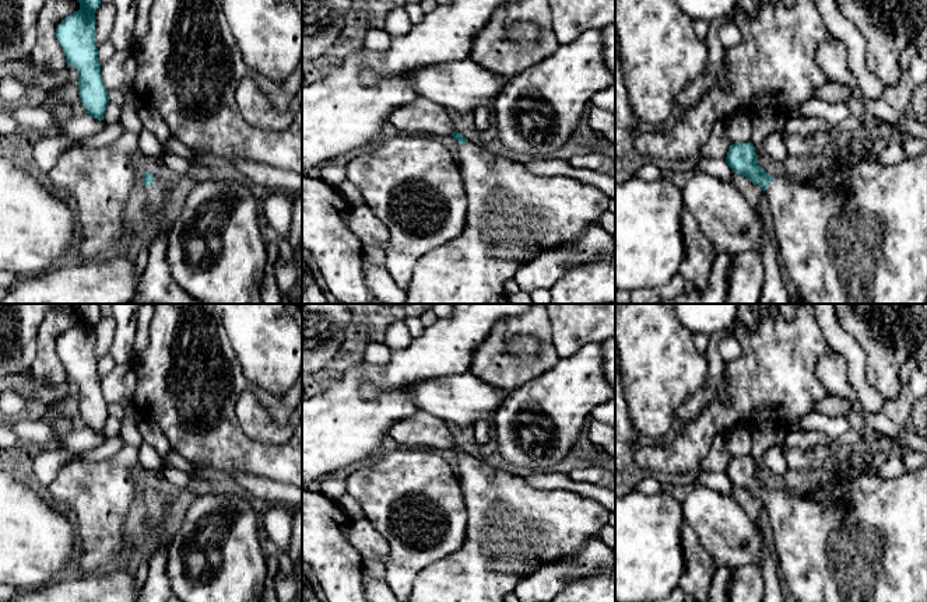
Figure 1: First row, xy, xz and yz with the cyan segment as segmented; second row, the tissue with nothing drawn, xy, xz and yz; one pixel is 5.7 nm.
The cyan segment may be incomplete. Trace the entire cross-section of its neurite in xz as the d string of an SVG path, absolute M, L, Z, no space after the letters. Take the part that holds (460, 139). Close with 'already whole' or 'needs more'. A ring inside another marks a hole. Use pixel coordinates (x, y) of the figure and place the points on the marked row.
M453 132L452 136L459 143L456 161L467 196L466 227L454 239L417 262L404 304L509 304L505 284L520 265L548 248L576 242L586 227L598 224L610 197L598 188L562 174L534 174L526 164L499 157L461 133Z; needs more

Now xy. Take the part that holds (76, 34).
M77 0L80 10L67 15L56 28L67 66L78 70L80 98L85 113L103 120L109 104L108 90L101 77L95 45L95 13L101 0Z; already whole

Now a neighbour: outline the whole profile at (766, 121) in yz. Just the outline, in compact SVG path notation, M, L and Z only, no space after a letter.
M769 106L749 113L749 118L754 123L751 143L754 144L759 160L763 154L766 154L763 147L765 137L770 133L782 133L787 123L787 118L780 111Z

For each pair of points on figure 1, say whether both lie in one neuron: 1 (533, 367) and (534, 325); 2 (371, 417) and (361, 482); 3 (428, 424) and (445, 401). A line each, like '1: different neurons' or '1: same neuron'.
1: same neuron
2: different neurons
3: different neurons

